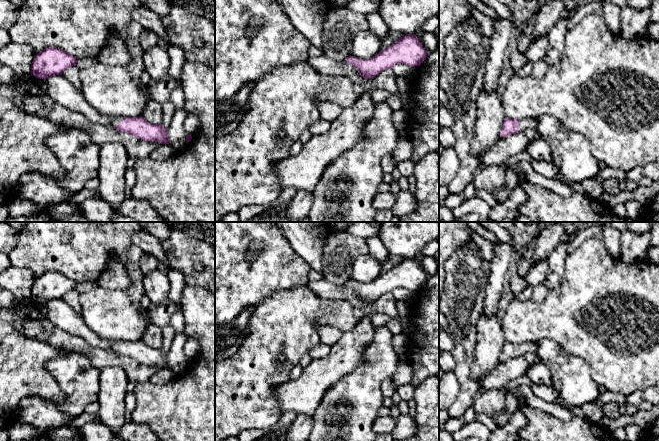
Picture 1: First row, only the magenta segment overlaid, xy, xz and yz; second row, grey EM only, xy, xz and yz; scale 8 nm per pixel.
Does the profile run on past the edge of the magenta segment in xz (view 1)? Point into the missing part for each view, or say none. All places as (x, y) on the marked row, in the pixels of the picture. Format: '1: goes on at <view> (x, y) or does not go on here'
1: does not go on here

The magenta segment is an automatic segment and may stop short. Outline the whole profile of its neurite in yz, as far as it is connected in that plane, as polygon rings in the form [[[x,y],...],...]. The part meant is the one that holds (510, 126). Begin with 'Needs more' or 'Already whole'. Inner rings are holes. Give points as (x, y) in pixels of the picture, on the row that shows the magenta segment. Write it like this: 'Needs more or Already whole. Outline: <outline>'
Needs more. Outline: [[[506,117],[500,130],[500,137],[508,137],[516,133],[530,134],[535,131],[536,121],[533,118],[511,119]]]

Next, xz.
Already whole. Outline: [[[415,34],[402,35],[391,46],[370,59],[356,59],[351,55],[344,62],[351,64],[365,79],[371,79],[386,69],[402,63],[410,67],[420,66],[427,53]]]

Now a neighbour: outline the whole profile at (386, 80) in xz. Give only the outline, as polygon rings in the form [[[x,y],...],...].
[[[322,54],[316,58],[309,58],[309,65],[318,73],[328,76],[346,76],[360,91],[386,90],[389,93],[397,93],[396,75],[392,69],[386,69],[371,79],[365,79],[349,63],[336,62]]]

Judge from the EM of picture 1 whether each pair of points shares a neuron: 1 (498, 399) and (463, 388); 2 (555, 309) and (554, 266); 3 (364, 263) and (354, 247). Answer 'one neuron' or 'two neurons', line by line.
1: two neurons
2: two neurons
3: two neurons

